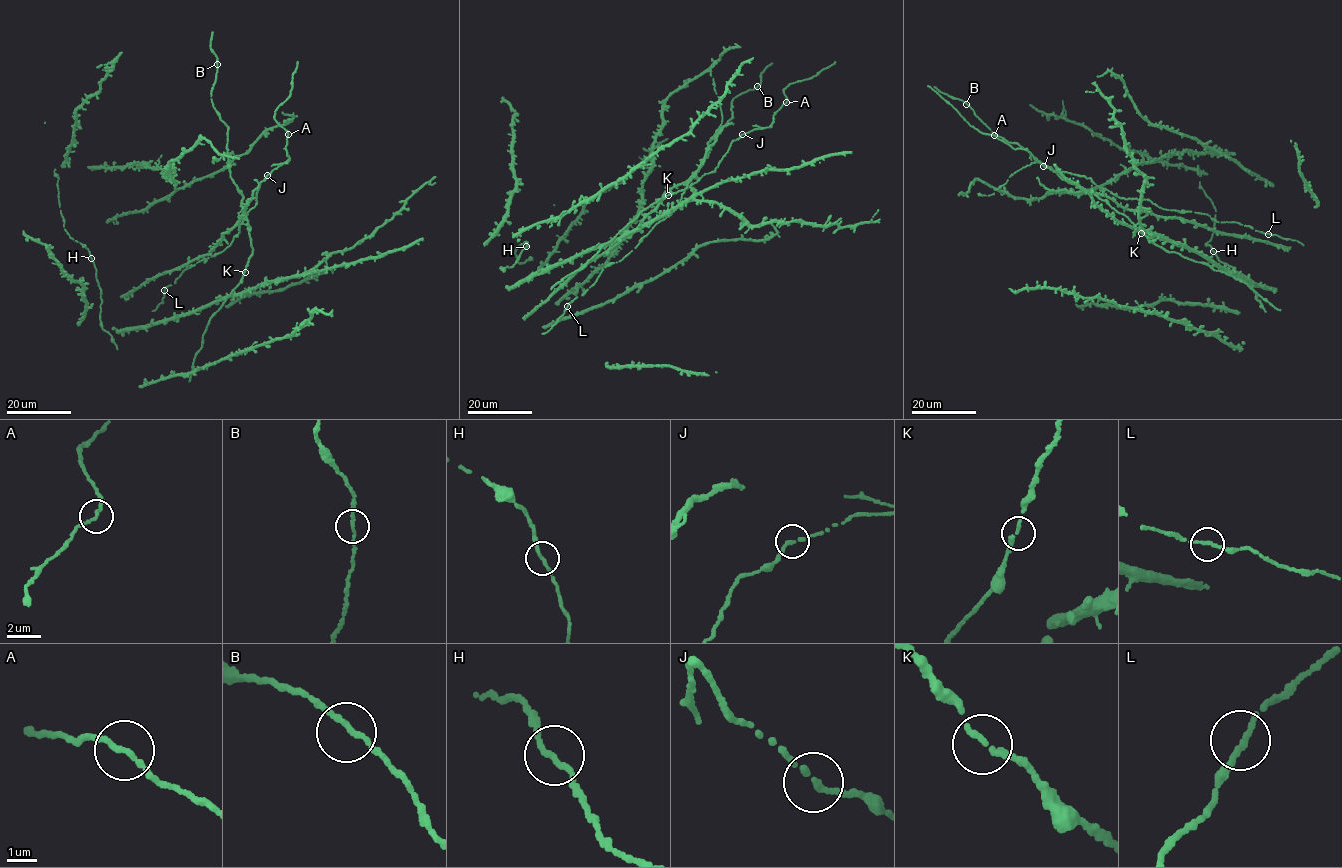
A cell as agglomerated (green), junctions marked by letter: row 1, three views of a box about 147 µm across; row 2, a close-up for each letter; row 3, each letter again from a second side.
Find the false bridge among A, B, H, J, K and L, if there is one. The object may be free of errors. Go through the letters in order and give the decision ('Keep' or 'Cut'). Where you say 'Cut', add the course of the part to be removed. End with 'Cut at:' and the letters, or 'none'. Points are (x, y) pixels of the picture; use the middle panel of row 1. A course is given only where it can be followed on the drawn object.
A: Keep
B: Keep
H: Keep
J: Keep
K: Keep
L: Keep
Cut at: none

